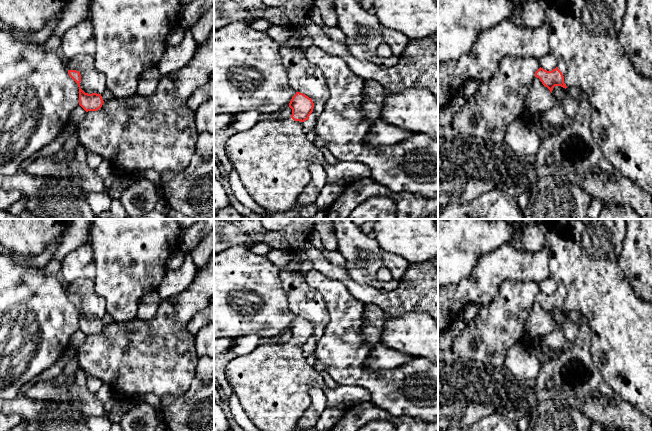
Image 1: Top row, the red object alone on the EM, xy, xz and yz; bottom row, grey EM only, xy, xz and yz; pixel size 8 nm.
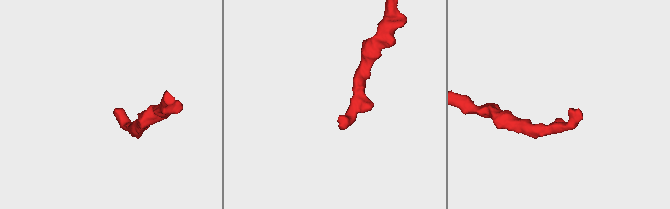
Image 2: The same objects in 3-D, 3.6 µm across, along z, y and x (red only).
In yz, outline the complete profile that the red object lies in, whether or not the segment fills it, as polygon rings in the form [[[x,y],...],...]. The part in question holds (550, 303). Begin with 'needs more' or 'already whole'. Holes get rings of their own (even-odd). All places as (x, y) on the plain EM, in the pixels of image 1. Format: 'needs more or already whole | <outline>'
needs more | [[[522,219],[523,225],[537,224],[543,232],[545,244],[549,247],[549,267],[551,277],[557,283],[557,291],[552,295],[539,292],[535,296],[535,301],[539,302],[542,308],[547,311],[550,316],[555,310],[567,312],[574,310],[580,312],[587,320],[590,327],[591,338],[591,354],[595,366],[602,373],[602,377],[614,391],[624,401],[632,404],[641,413],[652,420],[652,302],[648,302],[640,298],[631,287],[628,279],[618,266],[618,259],[622,252],[623,241],[626,237],[627,219]]]

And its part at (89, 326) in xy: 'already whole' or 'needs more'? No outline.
already whole

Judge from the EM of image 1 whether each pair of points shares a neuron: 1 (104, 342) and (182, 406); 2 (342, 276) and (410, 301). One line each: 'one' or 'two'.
1: two
2: one

